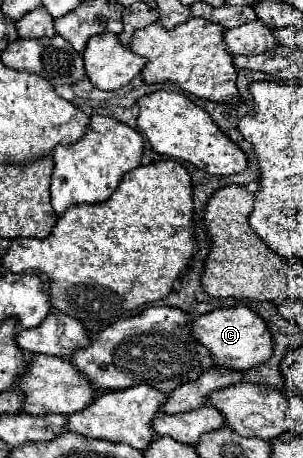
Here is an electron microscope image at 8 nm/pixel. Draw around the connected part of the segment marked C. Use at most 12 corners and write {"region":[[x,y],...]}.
{"region":[[248,307],[198,315],[190,333],[216,365],[268,361],[272,337]]}

